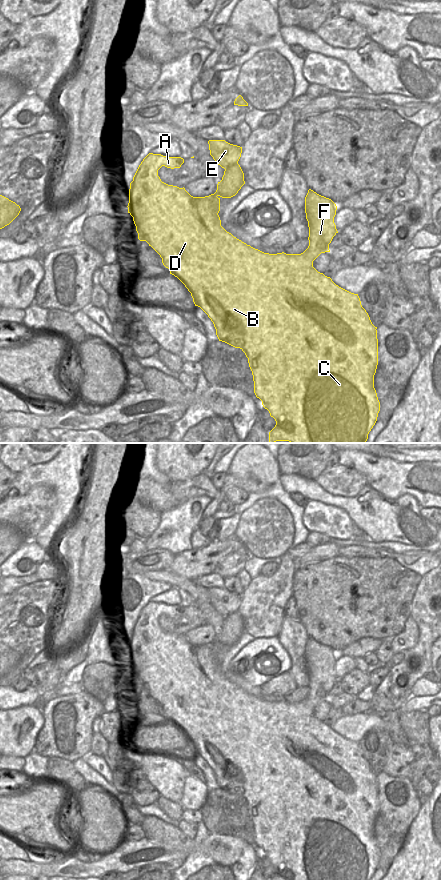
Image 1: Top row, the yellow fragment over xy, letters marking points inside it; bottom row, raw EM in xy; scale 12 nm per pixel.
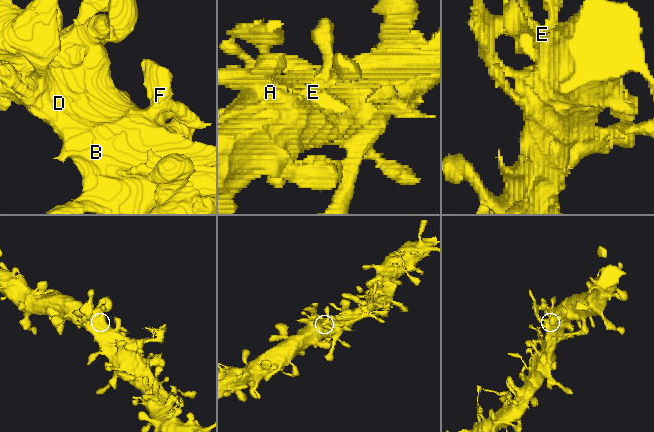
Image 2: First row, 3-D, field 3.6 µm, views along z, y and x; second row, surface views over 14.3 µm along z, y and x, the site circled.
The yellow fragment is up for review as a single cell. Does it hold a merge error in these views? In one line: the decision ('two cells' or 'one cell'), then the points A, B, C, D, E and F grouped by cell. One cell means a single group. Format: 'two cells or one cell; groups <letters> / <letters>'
one cell; groups A B C D E F

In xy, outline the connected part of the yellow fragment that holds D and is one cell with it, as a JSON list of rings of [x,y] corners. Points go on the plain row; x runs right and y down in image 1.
[[[209,588],[210,603],[225,617],[222,628],[217,632],[214,642],[205,645],[193,645],[185,636],[168,633],[161,629],[158,618],[165,614],[167,616],[180,616],[184,611],[181,605],[168,605],[161,602],[149,601],[139,613],[133,629],[130,631],[128,661],[133,665],[138,687],[146,689],[162,706],[163,713],[169,717],[170,722],[177,725],[188,737],[193,746],[195,754],[200,755],[211,767],[216,777],[219,789],[225,790],[235,796],[240,796],[248,806],[249,815],[252,819],[254,829],[254,841],[262,849],[262,853],[276,869],[275,875],[270,880],[370,880],[375,873],[380,859],[380,850],[374,836],[374,823],[378,813],[378,787],[377,775],[375,775],[362,755],[358,742],[351,741],[336,733],[330,725],[318,720],[313,715],[313,709],[321,702],[330,700],[329,692],[338,681],[334,671],[337,654],[329,646],[321,644],[309,637],[305,645],[305,661],[309,675],[309,694],[301,702],[277,702],[264,701],[247,693],[234,685],[221,674],[218,663],[220,659],[220,646],[231,646],[235,644],[245,632],[244,621],[238,612],[241,605],[242,595],[230,592],[225,588]]]

